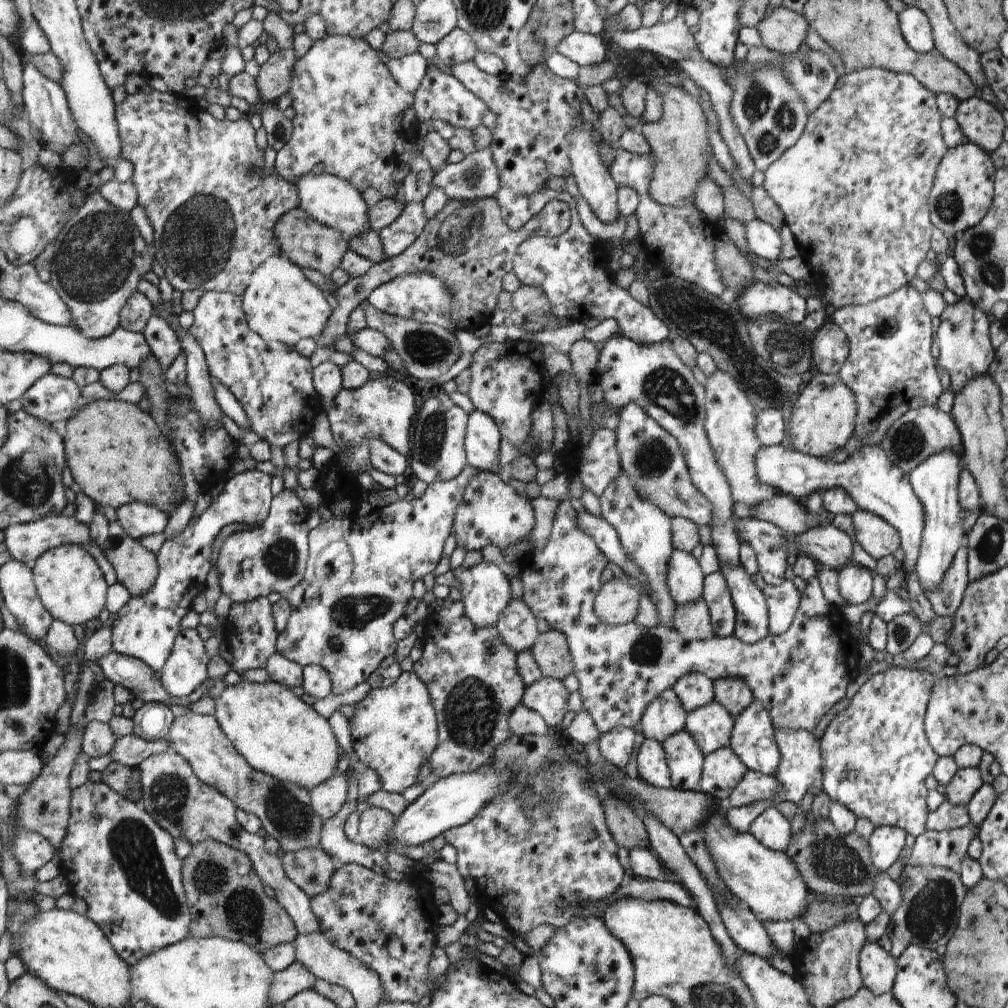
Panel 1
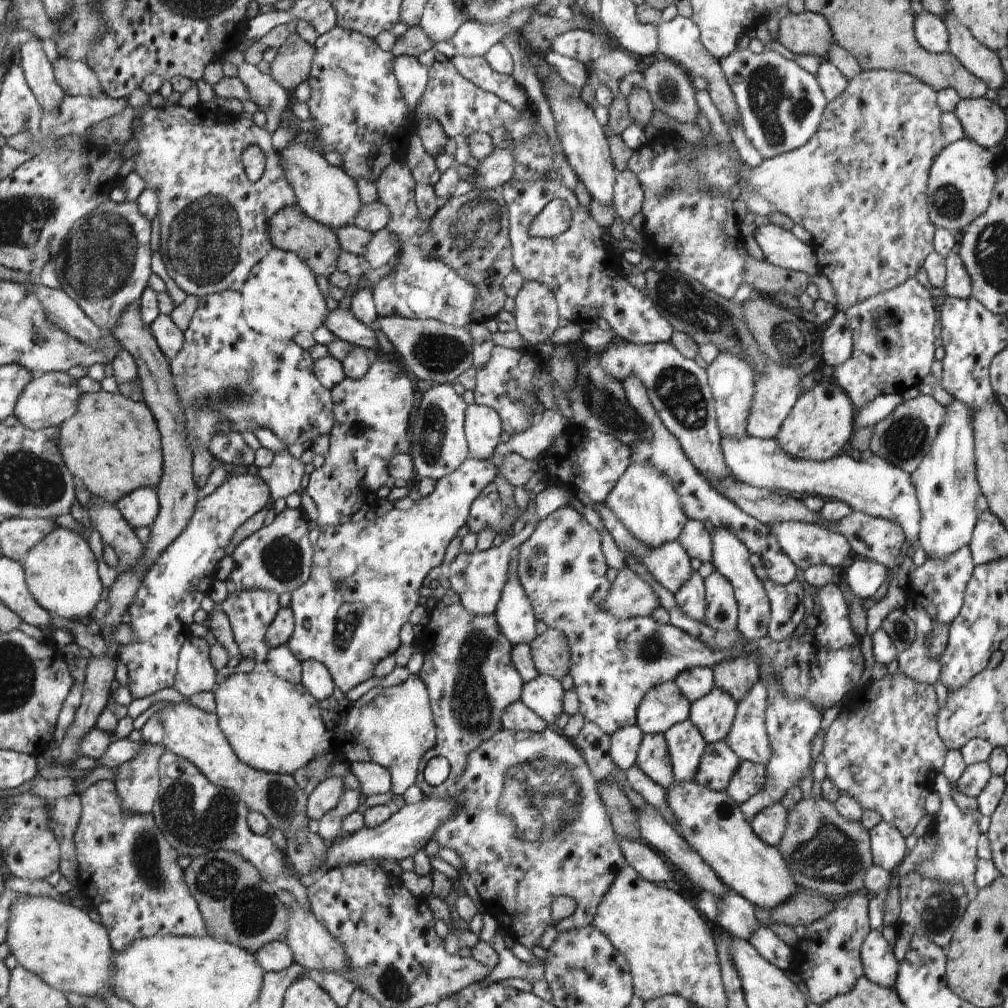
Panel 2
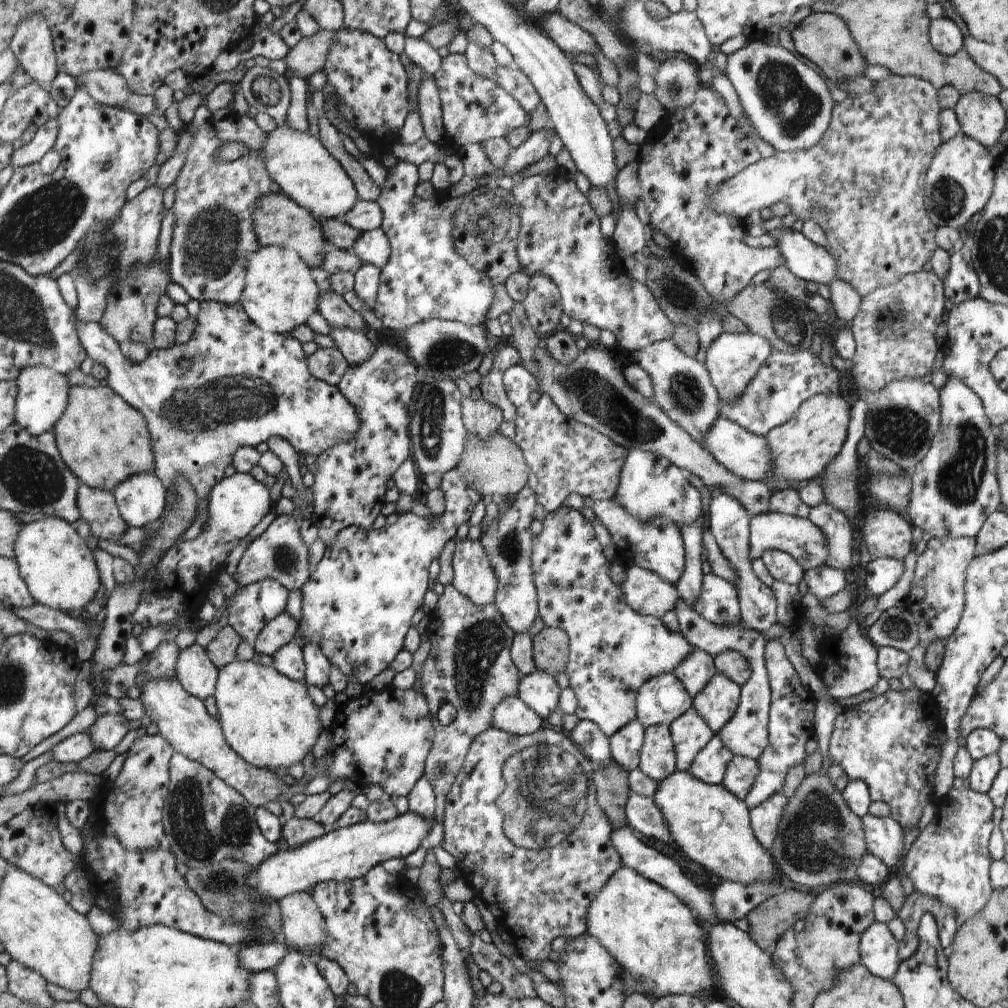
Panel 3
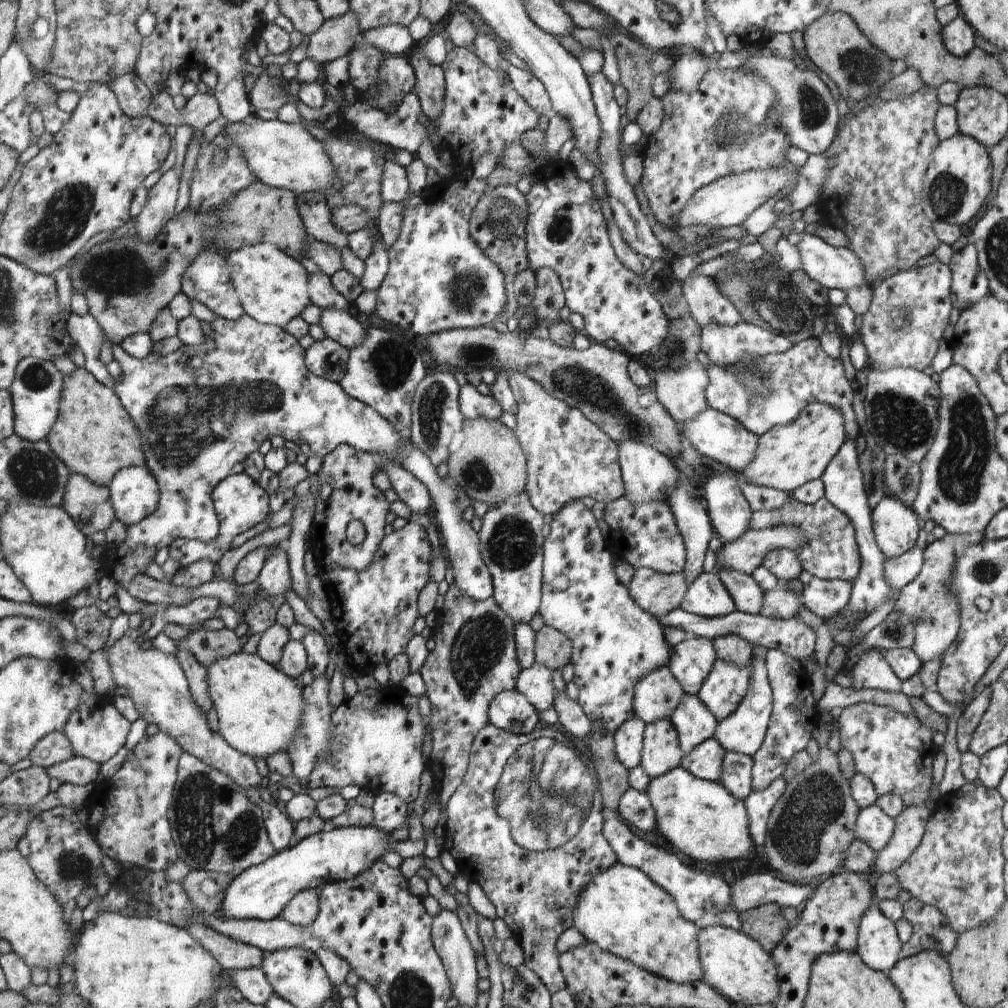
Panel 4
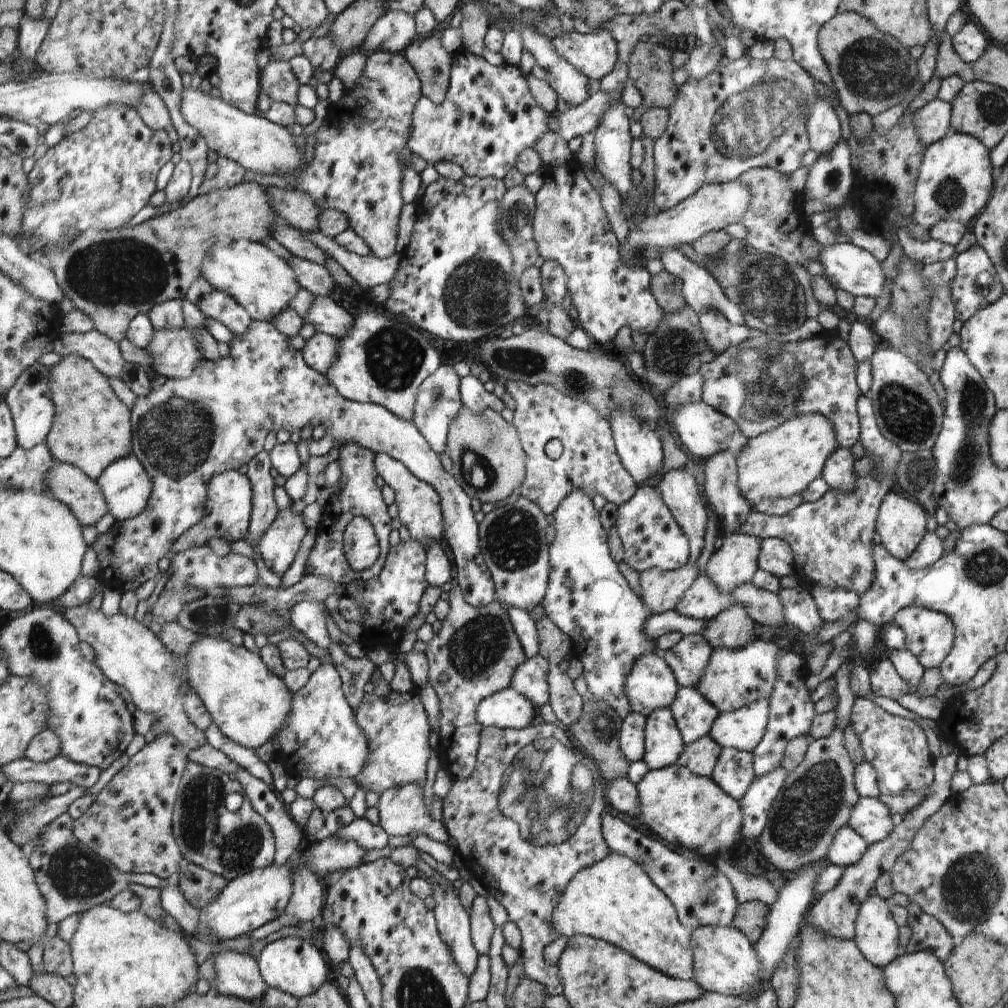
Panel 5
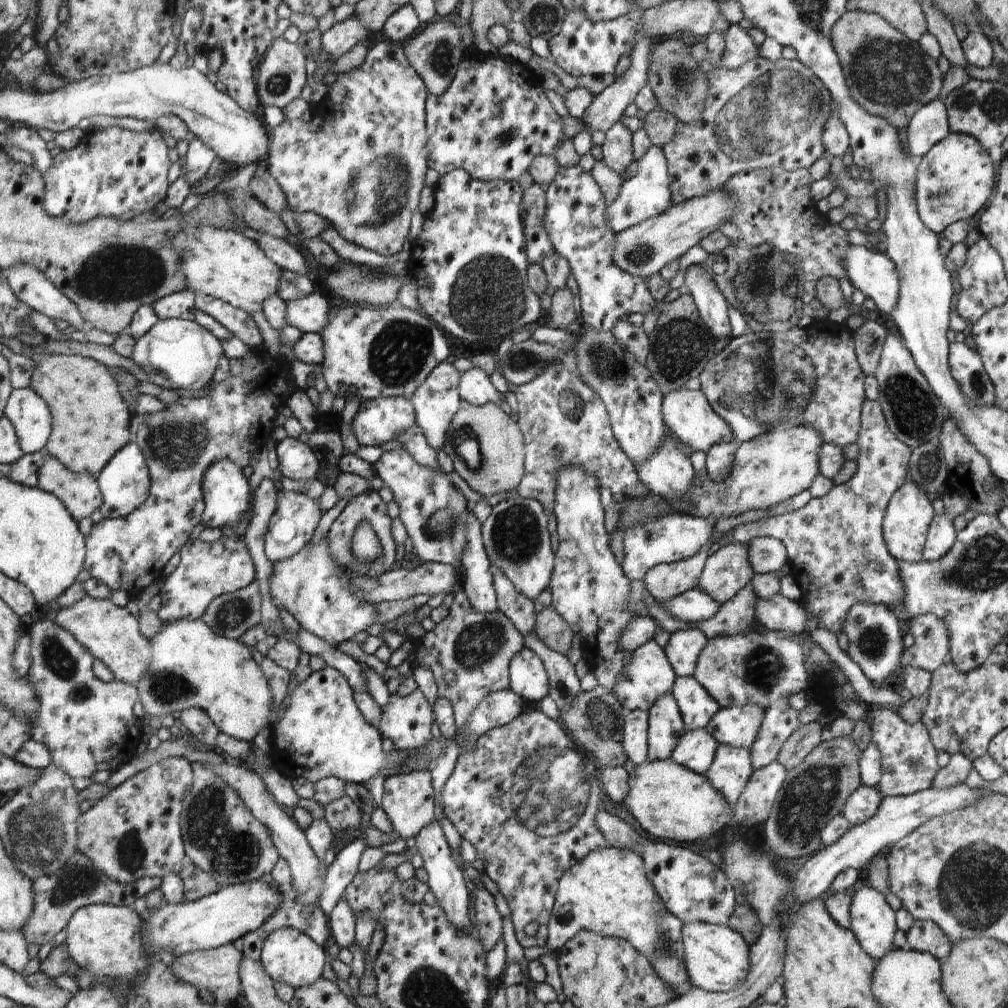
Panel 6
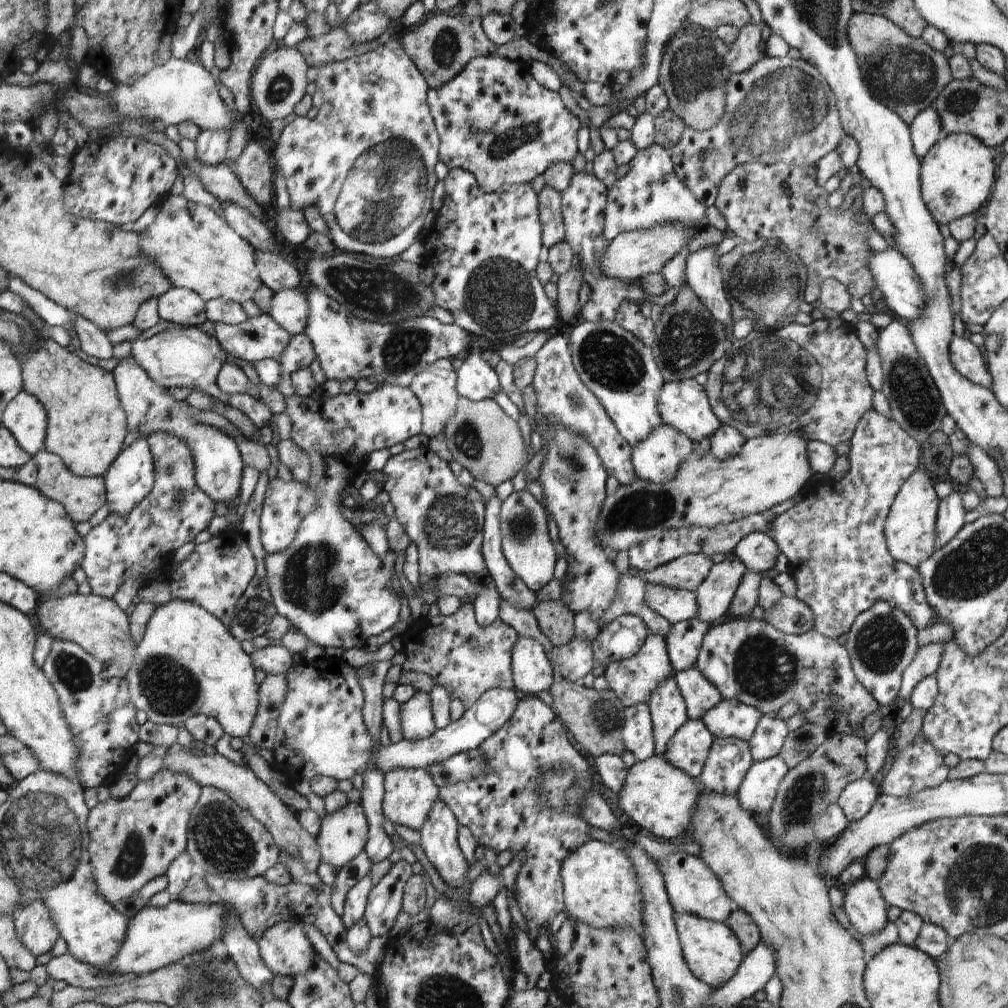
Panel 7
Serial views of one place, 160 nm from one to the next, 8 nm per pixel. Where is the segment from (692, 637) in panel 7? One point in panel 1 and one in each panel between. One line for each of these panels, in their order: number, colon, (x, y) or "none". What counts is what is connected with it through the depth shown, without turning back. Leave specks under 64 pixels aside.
1: (696, 689)
2: (696, 683)
3: (695, 672)
4: (692, 660)
5: (687, 659)
6: (683, 651)

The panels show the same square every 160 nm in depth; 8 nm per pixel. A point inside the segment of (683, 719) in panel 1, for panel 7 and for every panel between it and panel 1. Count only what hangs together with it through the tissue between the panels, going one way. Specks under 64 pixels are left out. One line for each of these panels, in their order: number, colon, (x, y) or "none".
2: (664, 706)
3: (661, 700)
4: (658, 695)
5: (652, 685)
6: (649, 676)
7: (632, 680)

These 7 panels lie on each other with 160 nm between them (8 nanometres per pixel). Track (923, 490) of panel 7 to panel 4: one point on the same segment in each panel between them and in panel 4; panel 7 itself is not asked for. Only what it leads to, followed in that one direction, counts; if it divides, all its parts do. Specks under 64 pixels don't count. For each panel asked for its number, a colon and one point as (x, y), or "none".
4: (897, 528)
5: (901, 524)
6: (908, 517)

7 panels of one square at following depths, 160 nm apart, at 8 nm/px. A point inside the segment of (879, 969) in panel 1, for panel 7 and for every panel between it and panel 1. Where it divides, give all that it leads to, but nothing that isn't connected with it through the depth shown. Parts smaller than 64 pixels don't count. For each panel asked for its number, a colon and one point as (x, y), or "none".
2: (880, 966)
3: (878, 948)
4: (878, 944)
5: (876, 934)
6: (873, 922)
7: (866, 909)

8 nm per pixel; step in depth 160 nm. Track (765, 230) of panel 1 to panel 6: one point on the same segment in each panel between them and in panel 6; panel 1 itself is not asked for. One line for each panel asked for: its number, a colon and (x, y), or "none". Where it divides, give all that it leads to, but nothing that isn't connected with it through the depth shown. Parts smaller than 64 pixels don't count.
2: (780, 247)
3: (806, 260)
4: (835, 268)
5: (851, 269)
6: (870, 271)

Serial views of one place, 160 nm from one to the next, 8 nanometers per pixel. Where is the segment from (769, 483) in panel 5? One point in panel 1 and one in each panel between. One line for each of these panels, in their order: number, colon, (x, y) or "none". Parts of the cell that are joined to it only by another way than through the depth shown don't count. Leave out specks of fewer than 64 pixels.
1: (823, 415)
2: (820, 423)
3: (801, 448)
4: (788, 456)

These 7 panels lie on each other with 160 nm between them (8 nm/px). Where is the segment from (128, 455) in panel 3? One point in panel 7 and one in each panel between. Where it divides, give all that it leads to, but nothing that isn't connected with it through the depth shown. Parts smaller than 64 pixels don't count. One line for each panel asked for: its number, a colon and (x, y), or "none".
4: (94, 434)
5: (91, 428)
6: (90, 420)
7: (85, 423)

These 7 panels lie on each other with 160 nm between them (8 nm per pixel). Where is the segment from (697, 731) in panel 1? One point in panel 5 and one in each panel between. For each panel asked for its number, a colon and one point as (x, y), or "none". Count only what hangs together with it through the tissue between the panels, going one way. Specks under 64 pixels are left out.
2: (714, 714)
3: (718, 702)
4: (722, 692)
5: (735, 677)

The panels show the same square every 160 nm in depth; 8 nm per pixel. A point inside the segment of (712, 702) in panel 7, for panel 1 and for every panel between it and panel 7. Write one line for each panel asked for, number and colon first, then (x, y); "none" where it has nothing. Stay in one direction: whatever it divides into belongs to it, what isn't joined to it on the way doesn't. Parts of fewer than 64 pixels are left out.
1: (685, 759)
2: (686, 745)
3: (691, 733)
4: (695, 724)
5: (695, 715)
6: (698, 707)

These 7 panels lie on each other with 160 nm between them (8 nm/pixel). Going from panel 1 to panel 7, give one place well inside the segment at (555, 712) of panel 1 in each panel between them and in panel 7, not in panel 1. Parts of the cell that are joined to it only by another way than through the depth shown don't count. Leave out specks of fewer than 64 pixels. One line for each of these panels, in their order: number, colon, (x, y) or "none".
2: (543, 695)
3: (538, 690)
4: (535, 682)
5: (531, 679)
6: (529, 679)
7: (533, 672)

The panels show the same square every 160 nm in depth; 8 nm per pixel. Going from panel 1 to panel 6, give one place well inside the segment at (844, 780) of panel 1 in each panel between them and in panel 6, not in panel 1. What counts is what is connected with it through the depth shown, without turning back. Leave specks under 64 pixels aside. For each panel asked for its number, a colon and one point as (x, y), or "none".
2: (883, 749)
3: (888, 742)
4: (895, 751)
5: (897, 747)
6: (909, 764)

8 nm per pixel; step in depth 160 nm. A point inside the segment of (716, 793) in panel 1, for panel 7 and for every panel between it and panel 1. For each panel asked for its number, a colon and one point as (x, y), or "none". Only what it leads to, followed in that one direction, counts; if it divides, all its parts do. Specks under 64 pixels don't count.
2: (720, 763)
3: (710, 766)
4: (705, 762)
5: (700, 757)
6: (696, 749)
7: (688, 750)

